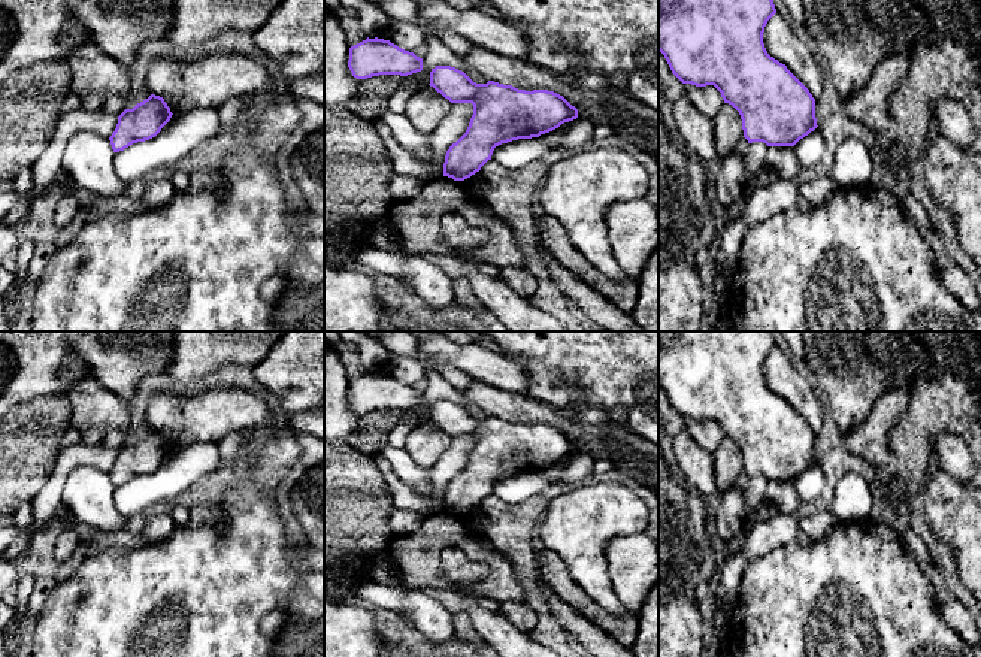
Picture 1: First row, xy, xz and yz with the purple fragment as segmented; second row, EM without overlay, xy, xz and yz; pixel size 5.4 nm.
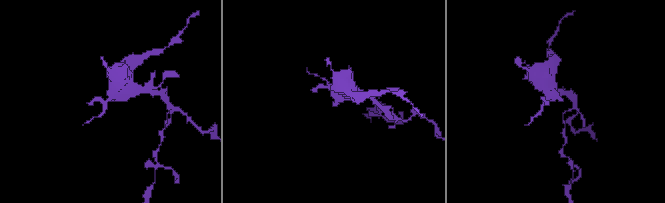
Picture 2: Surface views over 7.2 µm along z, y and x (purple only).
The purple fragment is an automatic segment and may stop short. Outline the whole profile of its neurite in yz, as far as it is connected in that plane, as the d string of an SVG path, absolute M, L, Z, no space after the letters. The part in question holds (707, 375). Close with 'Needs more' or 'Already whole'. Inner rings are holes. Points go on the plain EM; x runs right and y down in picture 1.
M658 331L658 385L682 418L714 420L721 427L724 438L739 446L748 478L794 481L818 461L815 433L787 400L770 391L764 382L764 361L775 348L772 331Z. Already whole

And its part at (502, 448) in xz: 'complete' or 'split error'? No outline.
complete

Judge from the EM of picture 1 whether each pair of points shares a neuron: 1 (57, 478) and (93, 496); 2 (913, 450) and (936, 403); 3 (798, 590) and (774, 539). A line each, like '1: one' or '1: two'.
1: two
2: one
3: two

